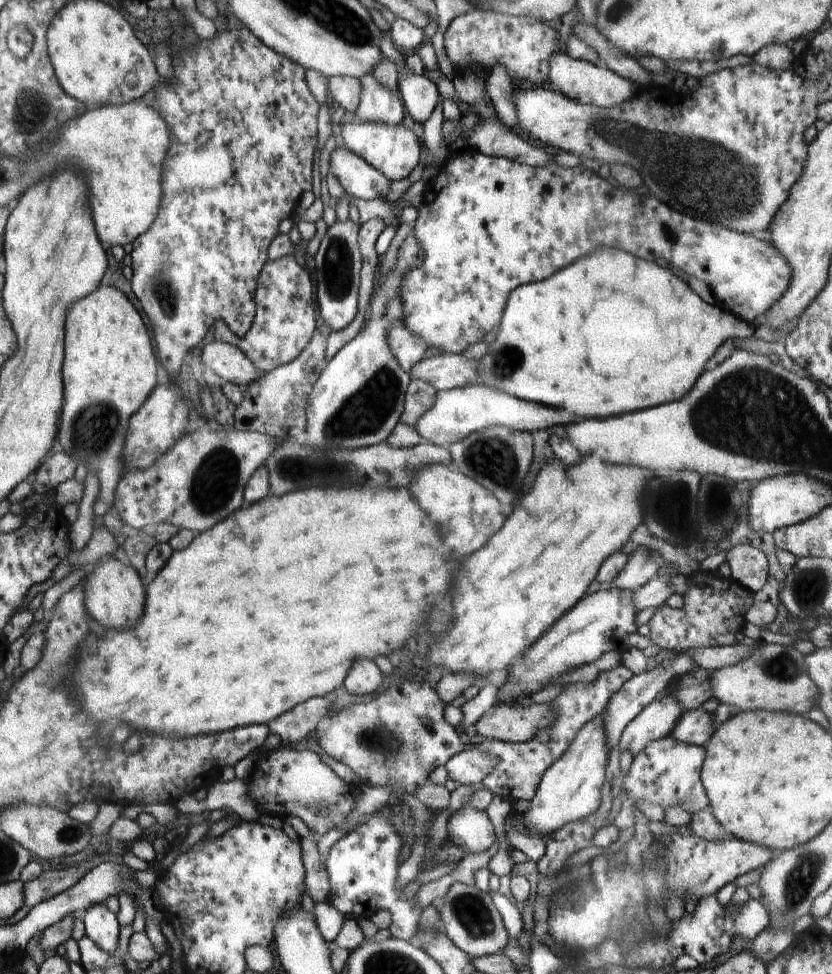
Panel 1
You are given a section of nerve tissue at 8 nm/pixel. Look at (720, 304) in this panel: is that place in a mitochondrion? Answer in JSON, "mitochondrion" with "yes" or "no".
{"mitochondrion":"no"}

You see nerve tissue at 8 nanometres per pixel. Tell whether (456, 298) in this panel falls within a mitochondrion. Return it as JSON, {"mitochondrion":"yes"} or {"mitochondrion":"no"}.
{"mitochondrion":"no"}

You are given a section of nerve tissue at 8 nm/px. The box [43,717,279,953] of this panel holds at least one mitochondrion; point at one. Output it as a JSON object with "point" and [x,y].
{"point":[71,834]}

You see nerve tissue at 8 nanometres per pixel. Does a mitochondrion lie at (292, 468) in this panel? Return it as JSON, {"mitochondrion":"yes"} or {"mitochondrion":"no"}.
{"mitochondrion":"yes"}

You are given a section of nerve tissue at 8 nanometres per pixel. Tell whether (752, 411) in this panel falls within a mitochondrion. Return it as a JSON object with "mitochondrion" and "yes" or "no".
{"mitochondrion":"yes"}

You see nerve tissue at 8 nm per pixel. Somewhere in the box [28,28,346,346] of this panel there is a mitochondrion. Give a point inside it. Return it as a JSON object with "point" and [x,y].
{"point":[167,296]}

